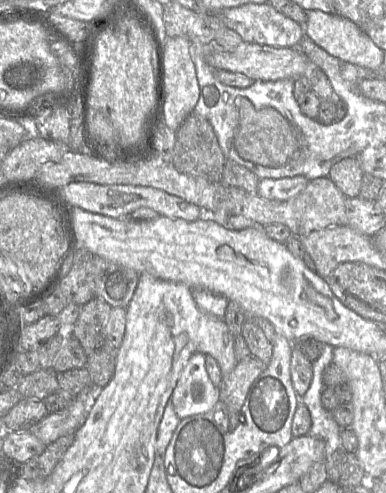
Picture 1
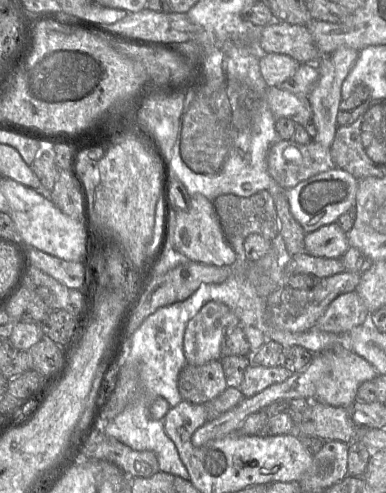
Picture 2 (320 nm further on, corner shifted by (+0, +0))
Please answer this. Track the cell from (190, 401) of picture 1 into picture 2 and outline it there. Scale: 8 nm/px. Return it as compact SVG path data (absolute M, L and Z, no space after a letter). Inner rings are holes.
M210 301L189 320L184 334L184 353L191 365L220 360L226 336L241 325L235 313L225 304Z

